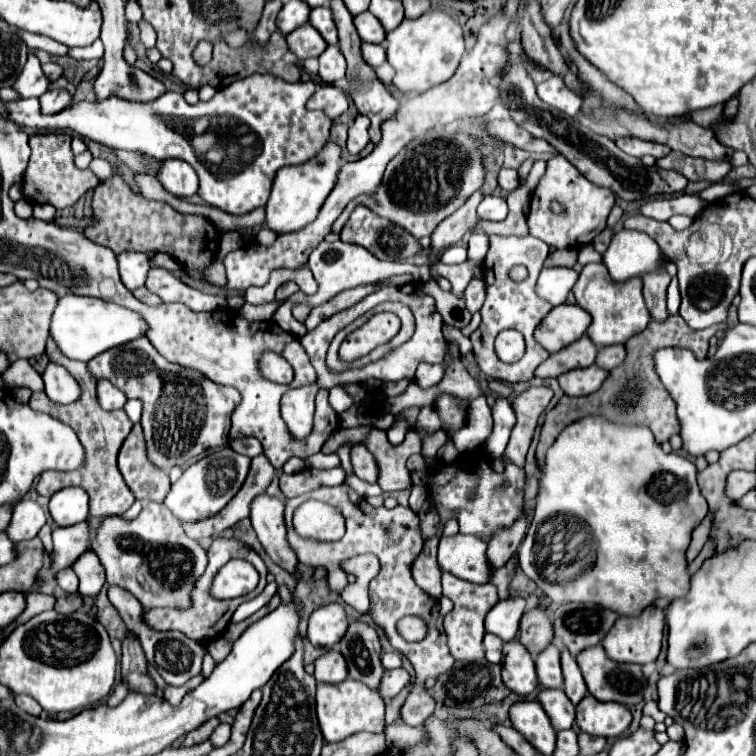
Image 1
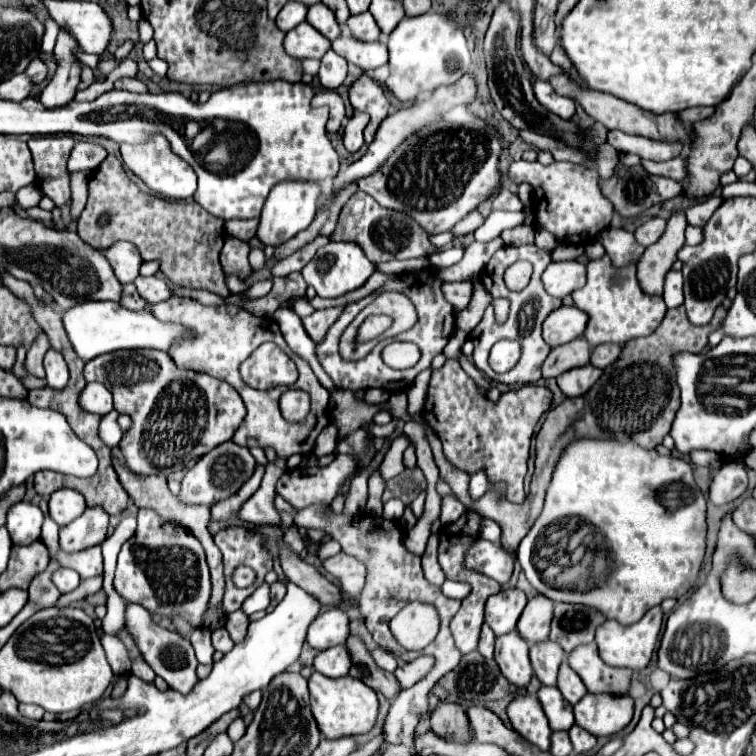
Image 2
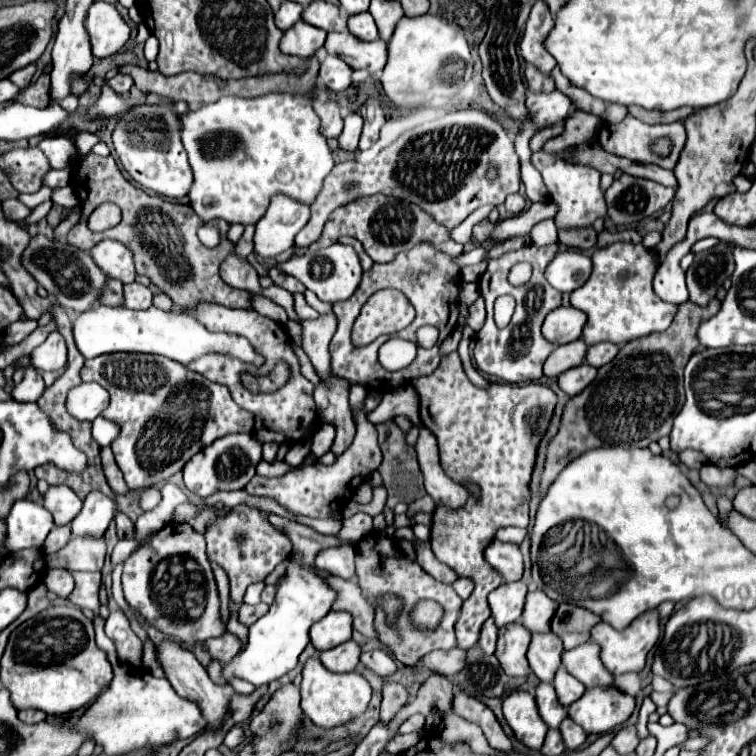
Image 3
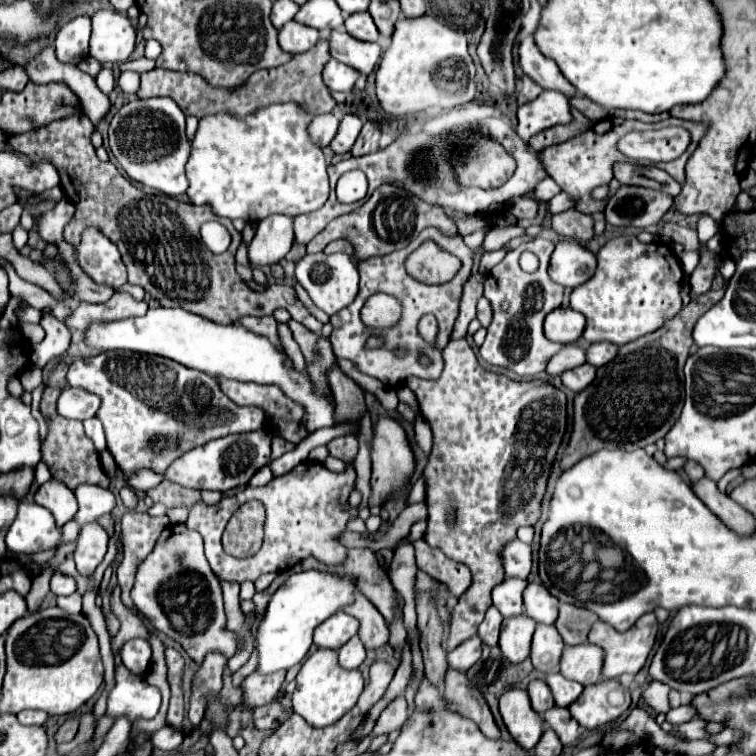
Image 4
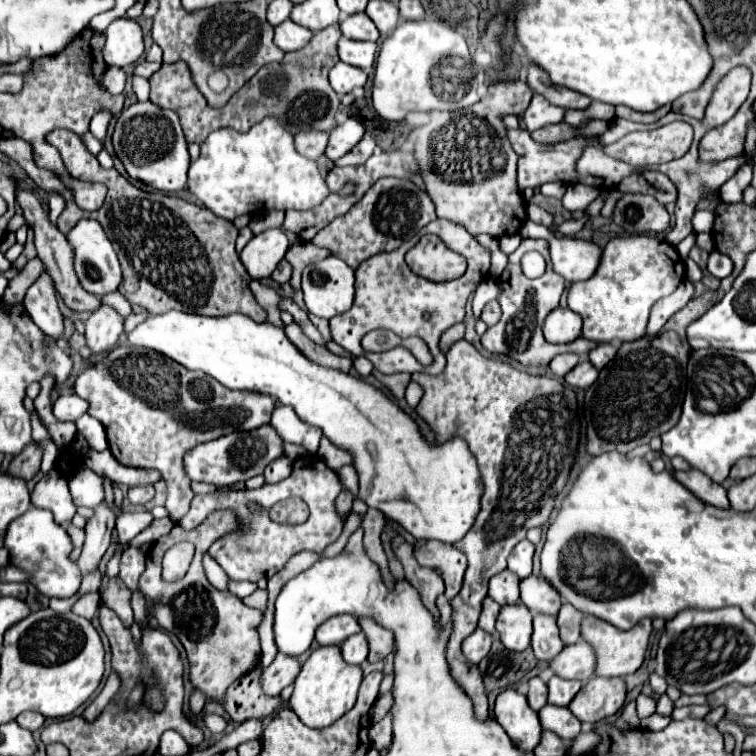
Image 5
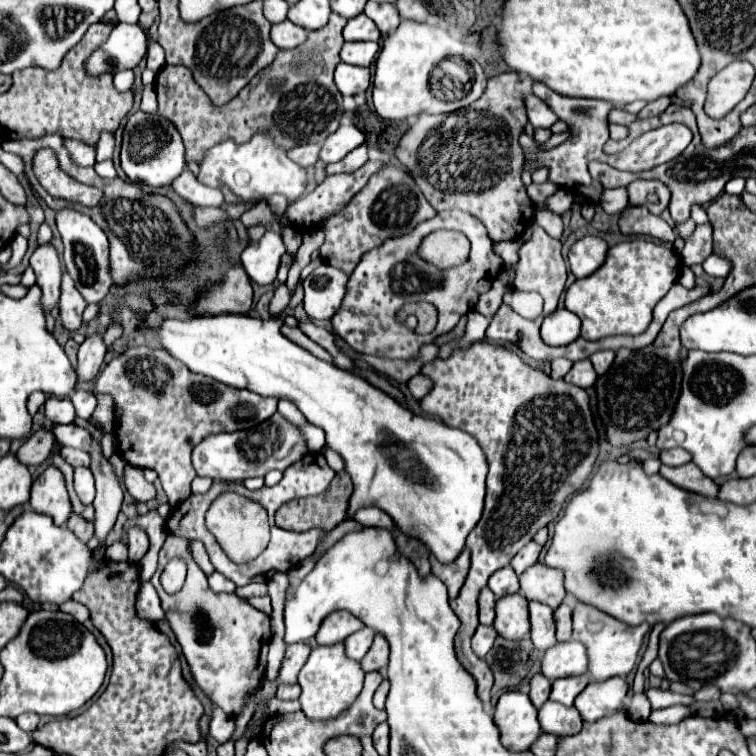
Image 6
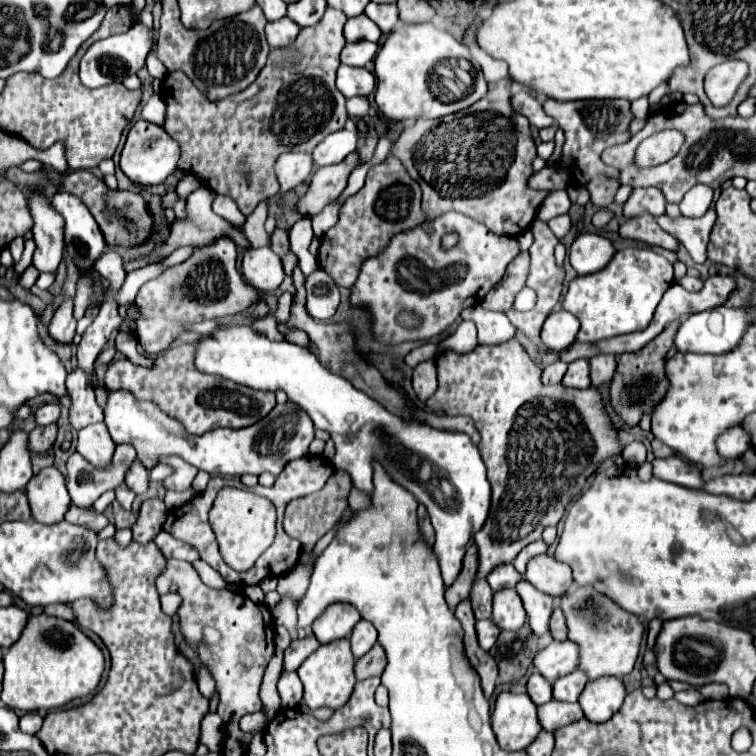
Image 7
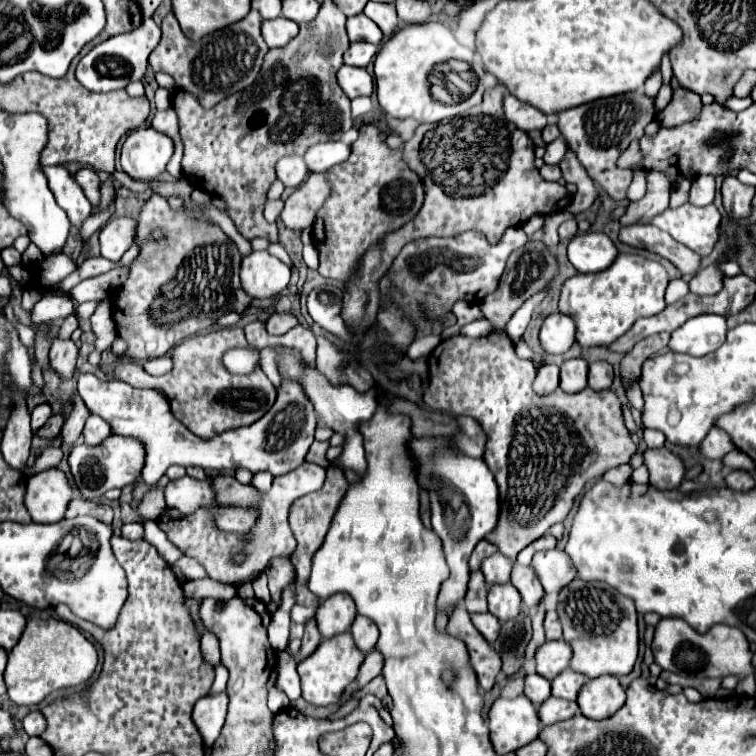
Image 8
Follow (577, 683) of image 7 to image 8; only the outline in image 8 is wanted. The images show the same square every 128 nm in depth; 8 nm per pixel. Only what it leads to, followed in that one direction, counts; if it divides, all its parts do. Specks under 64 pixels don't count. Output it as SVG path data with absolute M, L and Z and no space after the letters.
M564 670L560 676L552 680L552 696L564 700L576 700L584 682L586 682L584 674L578 674L574 670Z

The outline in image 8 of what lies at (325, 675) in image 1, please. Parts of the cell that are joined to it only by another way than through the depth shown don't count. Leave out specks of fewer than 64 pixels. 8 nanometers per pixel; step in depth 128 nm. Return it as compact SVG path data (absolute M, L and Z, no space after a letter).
M356 616L354 624L352 624L352 636L354 636L354 644L360 648L360 652L368 654L376 642L378 642L378 628L370 618L364 616Z

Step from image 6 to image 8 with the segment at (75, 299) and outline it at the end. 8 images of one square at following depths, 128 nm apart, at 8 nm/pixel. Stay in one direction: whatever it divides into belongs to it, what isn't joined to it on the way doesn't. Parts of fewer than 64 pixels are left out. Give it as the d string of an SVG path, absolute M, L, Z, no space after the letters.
M56 336L52 340L52 346L50 346L50 364L52 368L64 376L64 378L70 378L76 370L76 358L78 358L78 346L70 340L70 338L60 338Z

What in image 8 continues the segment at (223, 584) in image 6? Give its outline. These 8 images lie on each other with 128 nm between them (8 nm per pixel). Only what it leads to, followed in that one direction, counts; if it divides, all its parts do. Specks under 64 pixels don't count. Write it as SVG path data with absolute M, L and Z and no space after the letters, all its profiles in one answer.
M188 556L180 558L180 560L176 562L176 566L180 566L180 570L184 572L184 576L186 576L188 580L206 578L206 576L208 576L208 574L204 572L204 566L202 566L198 560L192 560L192 558L188 558Z

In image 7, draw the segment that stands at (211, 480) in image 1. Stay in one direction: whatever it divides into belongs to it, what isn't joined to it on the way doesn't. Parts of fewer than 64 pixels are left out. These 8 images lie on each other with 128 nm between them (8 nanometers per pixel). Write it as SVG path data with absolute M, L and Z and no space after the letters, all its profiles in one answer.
M110 392L108 406L104 408L104 423L115 444L131 444L147 470L158 465L161 456L176 455L210 476L260 476L262 472L272 472L278 476L290 460L308 454L308 446L314 438L314 424L310 416L292 402L276 404L266 418L248 428L220 428L192 438L192 434L188 434L178 420L160 412L156 404L136 402L130 392Z

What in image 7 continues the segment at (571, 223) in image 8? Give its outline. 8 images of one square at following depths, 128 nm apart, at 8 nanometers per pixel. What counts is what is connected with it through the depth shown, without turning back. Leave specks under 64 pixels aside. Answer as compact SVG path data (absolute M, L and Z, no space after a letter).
M556 216L556 218L552 218L550 222L548 222L548 226L550 226L550 230L556 234L556 238L564 238L566 234L568 234L568 230L570 230L570 216Z

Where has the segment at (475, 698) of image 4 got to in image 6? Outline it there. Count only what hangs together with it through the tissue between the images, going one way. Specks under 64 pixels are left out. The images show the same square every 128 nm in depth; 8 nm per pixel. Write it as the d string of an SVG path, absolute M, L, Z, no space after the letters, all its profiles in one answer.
M476 342L468 348L458 348L452 352L452 356L444 360L434 360L430 364L424 364L420 374L428 376L434 382L434 388L420 400L420 408L428 416L440 418L446 426L460 428L468 434L472 434L480 448L486 454L488 460L488 490L486 490L486 504L484 514L476 528L468 534L466 548L472 554L472 566L466 576L466 582L458 594L458 598L450 600L450 608L460 618L462 626L456 634L454 646L456 646L456 658L460 664L470 672L476 680L476 692L478 698L486 708L490 708L490 688L492 688L492 672L484 660L480 660L472 648L470 638L476 630L478 622L478 594L488 584L488 578L510 564L510 560L516 556L516 552L532 540L532 536L544 528L548 522L552 522L562 502L568 494L574 494L580 490L584 480L588 478L594 460L598 456L598 434L596 438L590 438L588 426L590 426L590 412L588 412L588 394L572 386L568 382L552 380L542 370L534 370L528 364L524 364L516 354L508 352L502 346L492 346L486 342Z

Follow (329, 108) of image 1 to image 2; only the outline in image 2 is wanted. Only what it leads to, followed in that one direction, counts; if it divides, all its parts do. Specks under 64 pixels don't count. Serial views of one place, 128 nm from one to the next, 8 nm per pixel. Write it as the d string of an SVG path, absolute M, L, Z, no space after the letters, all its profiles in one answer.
M322 90L312 98L312 106L328 106L330 108L330 120L328 120L328 132L336 132L344 118L344 102L338 92L334 90Z

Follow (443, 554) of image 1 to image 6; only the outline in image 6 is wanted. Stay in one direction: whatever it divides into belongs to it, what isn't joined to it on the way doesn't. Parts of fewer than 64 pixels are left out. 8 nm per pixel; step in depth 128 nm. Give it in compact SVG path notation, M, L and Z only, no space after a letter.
M534 540L528 542L528 544L512 558L512 562L510 562L510 566L514 568L514 572L516 572L516 574L522 574L526 568L530 568L532 564L536 564L540 550L542 550L542 546L538 546Z

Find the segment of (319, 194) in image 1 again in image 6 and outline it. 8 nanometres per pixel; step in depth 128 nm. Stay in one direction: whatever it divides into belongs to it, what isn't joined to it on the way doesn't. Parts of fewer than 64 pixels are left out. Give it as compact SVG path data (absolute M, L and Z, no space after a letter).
M268 230L258 242L246 246L240 260L250 280L266 286L276 280L276 270L284 252L286 246L282 242L282 236L274 230Z

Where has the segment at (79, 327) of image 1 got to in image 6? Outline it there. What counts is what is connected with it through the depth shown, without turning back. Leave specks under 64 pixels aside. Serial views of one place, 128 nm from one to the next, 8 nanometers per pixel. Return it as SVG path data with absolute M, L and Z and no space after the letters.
M220 314L198 316L190 320L166 318L154 328L154 334L160 346L170 352L170 356L184 362L196 374L210 376L234 388L252 390L260 396L274 396L296 404L308 422L326 432L328 448L336 450L346 462L346 472L354 482L348 518L352 518L358 508L376 506L384 510L406 536L412 536L428 546L440 562L452 562L462 552L466 536L480 520L484 508L488 464L478 442L464 430L412 414L362 376L342 370L336 364L318 360L304 348L290 342L280 328L282 320L260 320L248 314Z

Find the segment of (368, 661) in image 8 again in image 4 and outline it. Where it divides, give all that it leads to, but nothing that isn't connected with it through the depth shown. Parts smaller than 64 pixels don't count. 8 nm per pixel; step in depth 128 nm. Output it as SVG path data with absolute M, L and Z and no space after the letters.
M360 592L354 594L354 602L342 608L346 614L352 614L358 622L358 636L366 648L380 648L388 642L388 626L376 606Z

